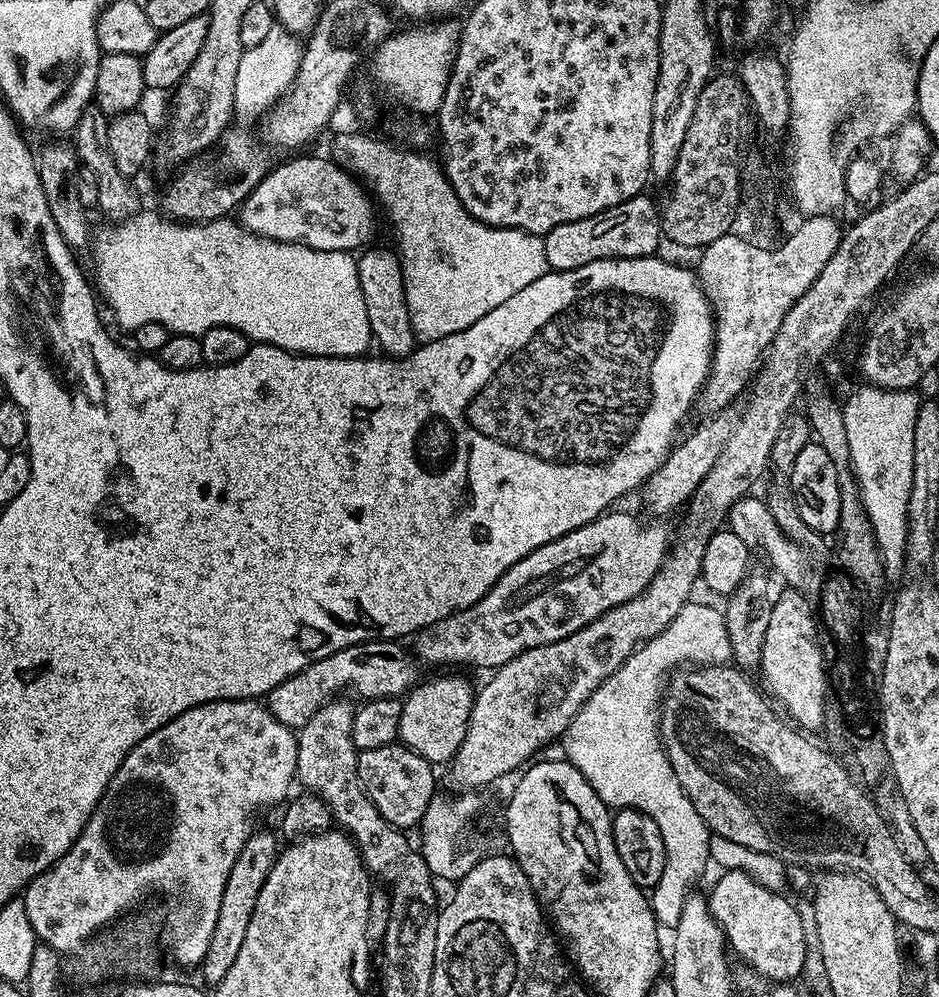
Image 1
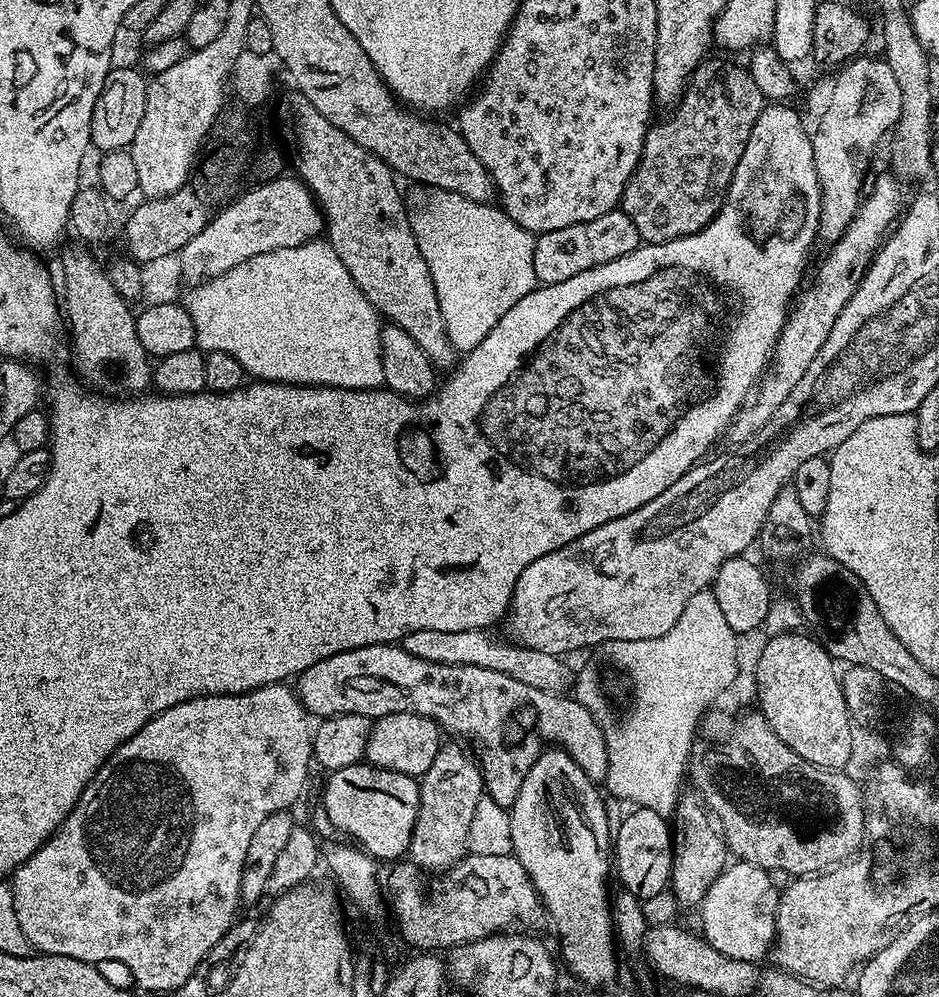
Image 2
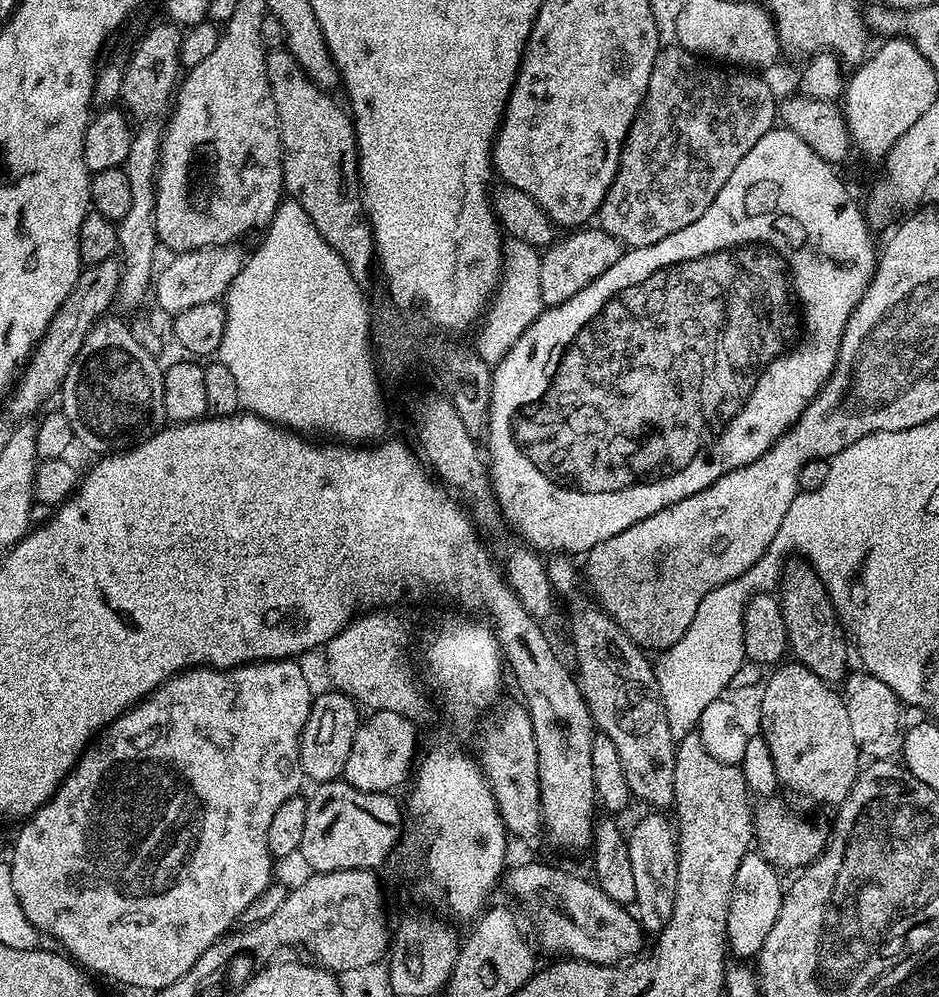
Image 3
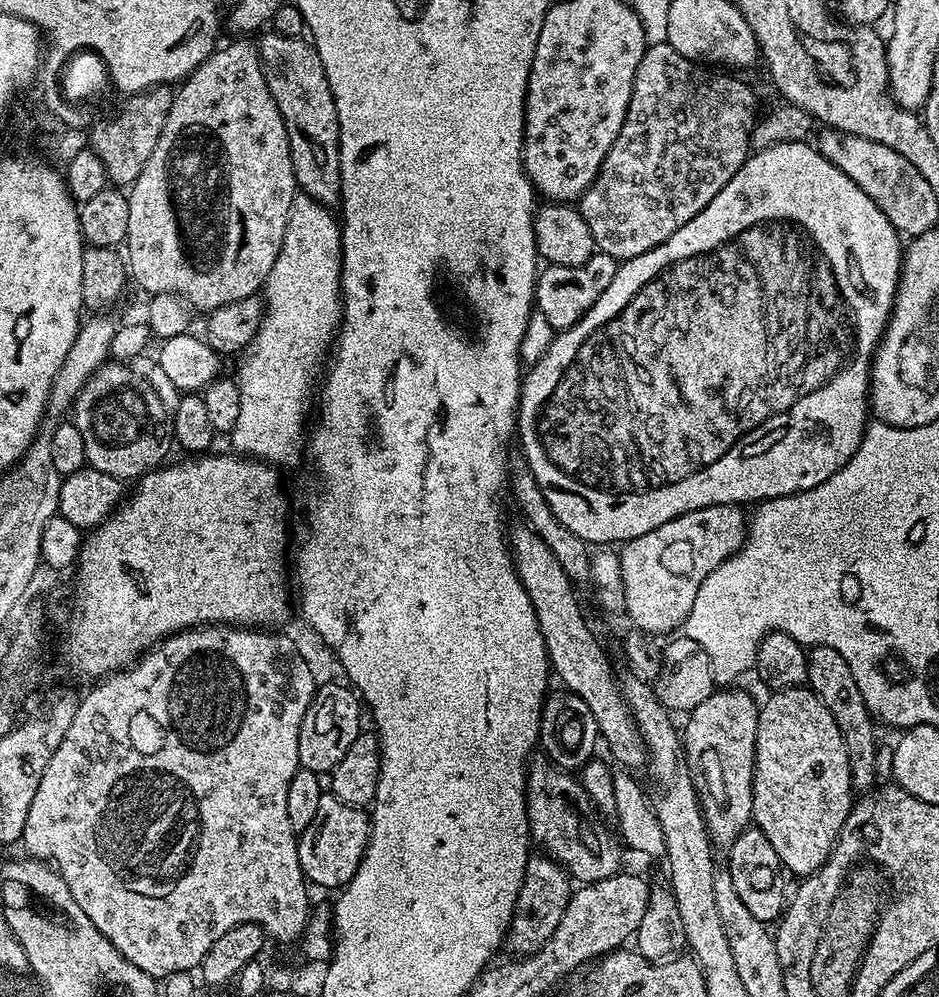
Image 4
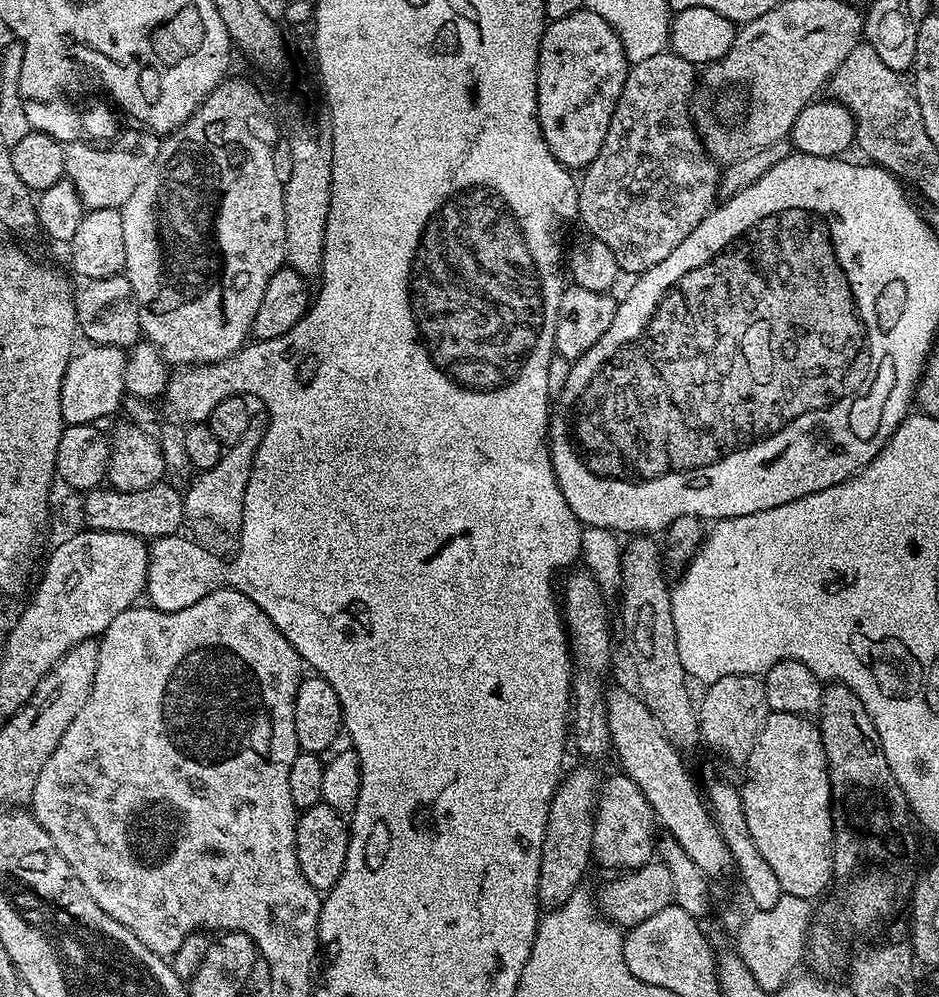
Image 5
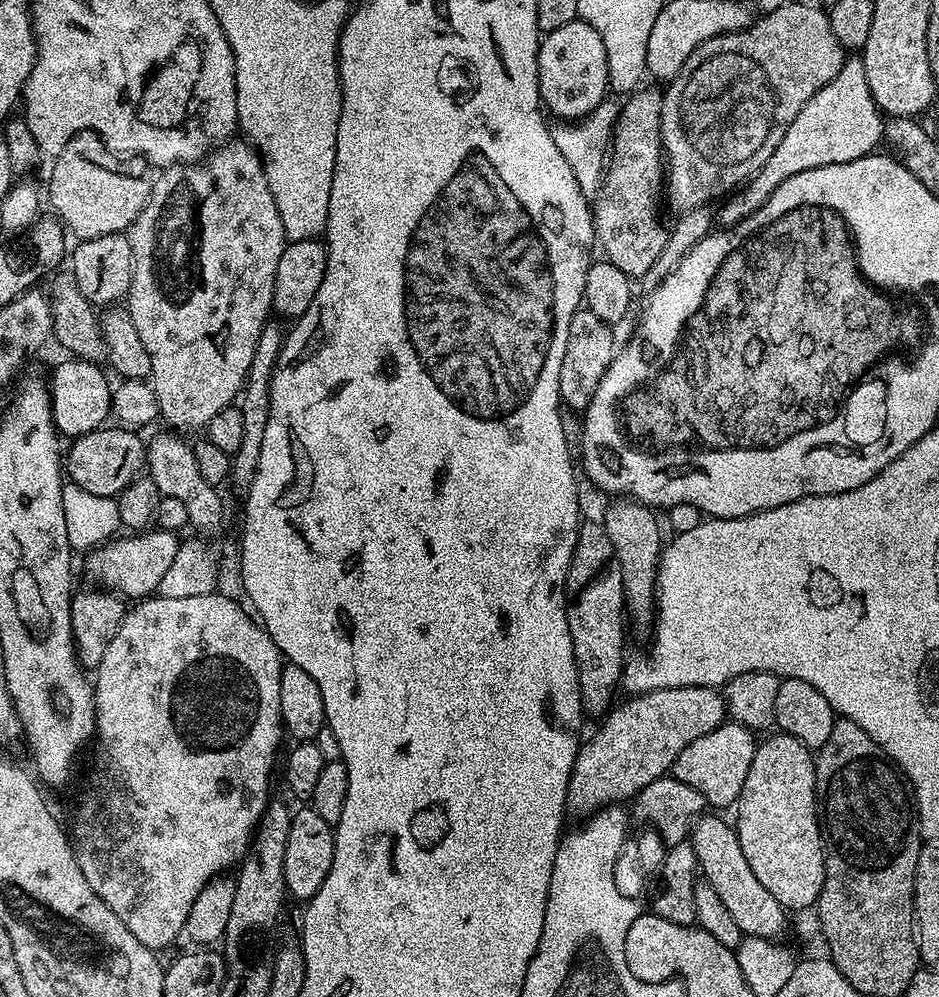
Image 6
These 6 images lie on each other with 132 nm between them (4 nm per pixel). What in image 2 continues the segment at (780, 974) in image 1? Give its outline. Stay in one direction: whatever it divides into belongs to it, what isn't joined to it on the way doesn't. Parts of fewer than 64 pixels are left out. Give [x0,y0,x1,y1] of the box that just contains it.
[698,862,780,957]

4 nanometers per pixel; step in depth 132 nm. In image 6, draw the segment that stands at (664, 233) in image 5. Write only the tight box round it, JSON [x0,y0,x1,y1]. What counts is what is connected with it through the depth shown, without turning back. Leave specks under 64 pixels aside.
[592,86,669,278]

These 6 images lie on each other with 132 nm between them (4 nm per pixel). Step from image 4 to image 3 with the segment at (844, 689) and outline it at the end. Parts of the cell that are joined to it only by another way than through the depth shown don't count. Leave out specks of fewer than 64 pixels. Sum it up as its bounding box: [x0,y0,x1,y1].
[778,558,850,685]

